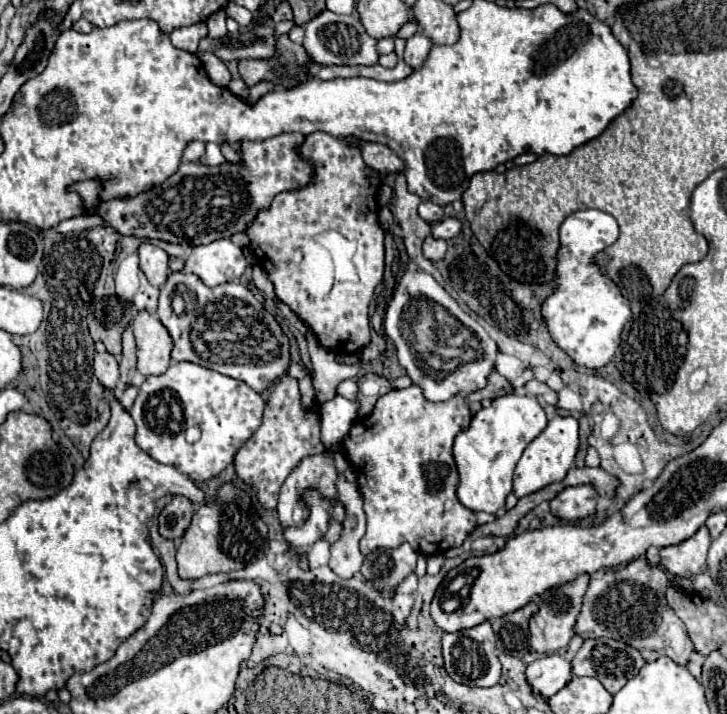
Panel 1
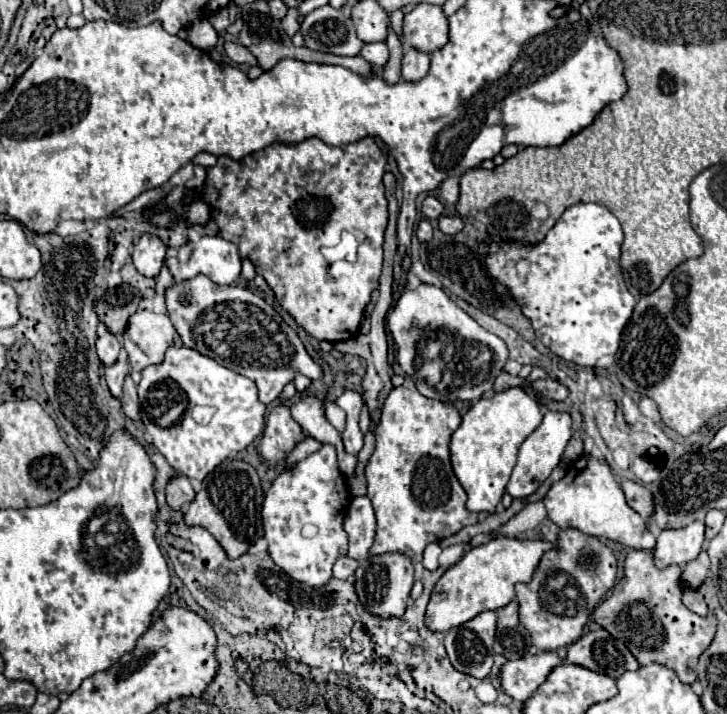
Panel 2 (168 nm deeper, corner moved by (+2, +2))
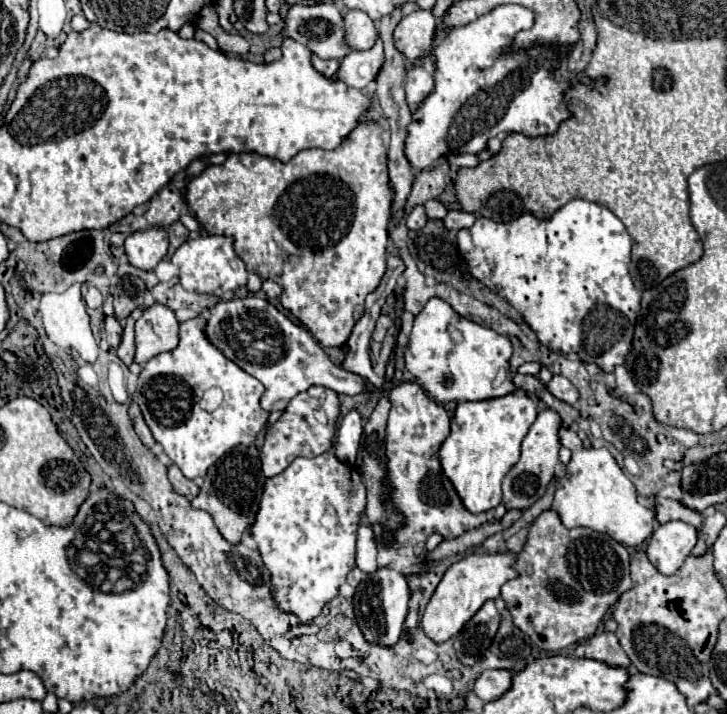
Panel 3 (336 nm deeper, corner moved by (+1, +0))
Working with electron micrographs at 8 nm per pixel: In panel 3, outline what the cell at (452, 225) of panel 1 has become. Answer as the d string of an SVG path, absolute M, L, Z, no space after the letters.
M449 211L447 217L443 219L443 225L447 229L455 229L455 231L465 229L465 227L471 227L473 223L475 223L475 215L465 213L465 211Z

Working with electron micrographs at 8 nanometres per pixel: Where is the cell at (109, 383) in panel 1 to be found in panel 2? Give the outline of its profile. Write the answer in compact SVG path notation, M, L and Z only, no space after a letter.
M102 331L96 341L96 353L104 365L110 365L118 359L122 349L122 341L118 335L112 335L110 331Z

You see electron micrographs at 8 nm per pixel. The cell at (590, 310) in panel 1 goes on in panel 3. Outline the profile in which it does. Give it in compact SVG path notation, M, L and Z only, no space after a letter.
M571 199L549 219L521 215L509 223L495 223L479 217L473 227L461 229L457 245L475 279L503 297L535 331L541 345L555 353L575 353L583 363L595 363L605 373L625 363L625 353L633 339L641 293L629 277L631 237L623 223L603 205Z

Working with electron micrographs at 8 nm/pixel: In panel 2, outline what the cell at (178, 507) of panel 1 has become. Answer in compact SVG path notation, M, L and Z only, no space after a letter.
M174 475L166 486L166 501L172 509L180 509L186 501L192 501L194 499L194 487L190 483L190 479L186 475Z

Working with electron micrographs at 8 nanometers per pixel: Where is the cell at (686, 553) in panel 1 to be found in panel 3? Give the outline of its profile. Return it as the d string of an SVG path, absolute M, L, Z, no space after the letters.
M669 521L659 525L649 539L647 557L663 575L673 575L691 555L699 531L683 521Z

